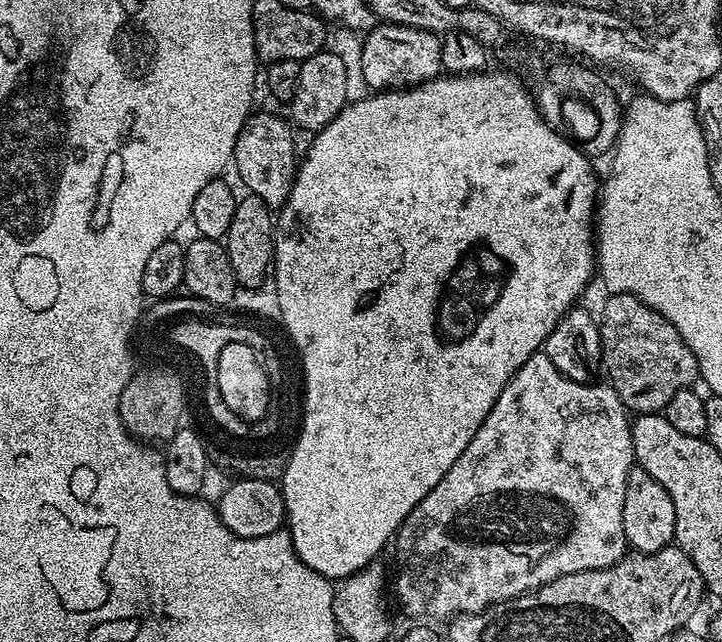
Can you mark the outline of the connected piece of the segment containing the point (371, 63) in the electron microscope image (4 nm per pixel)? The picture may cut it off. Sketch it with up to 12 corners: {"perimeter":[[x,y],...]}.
{"perimeter":[[380,22],[363,37],[372,90],[399,90],[442,72],[441,37]]}

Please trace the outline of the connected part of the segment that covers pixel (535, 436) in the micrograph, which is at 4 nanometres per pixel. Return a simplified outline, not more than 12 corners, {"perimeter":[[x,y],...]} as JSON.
{"perimeter":[[541,350],[396,531],[412,616],[629,551],[632,425]]}

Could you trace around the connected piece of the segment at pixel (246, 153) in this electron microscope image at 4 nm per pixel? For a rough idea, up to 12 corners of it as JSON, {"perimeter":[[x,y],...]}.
{"perimeter":[[249,116],[232,155],[251,195],[278,210],[296,180],[294,128]]}

